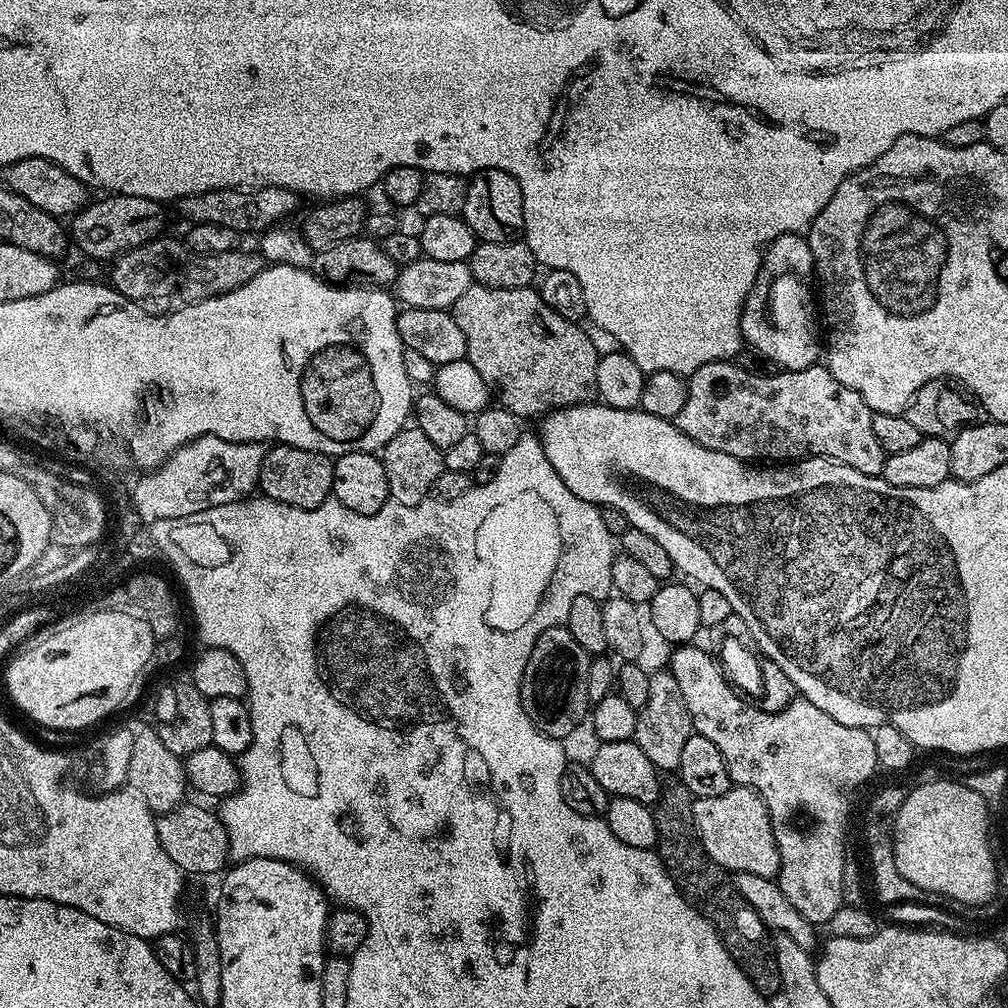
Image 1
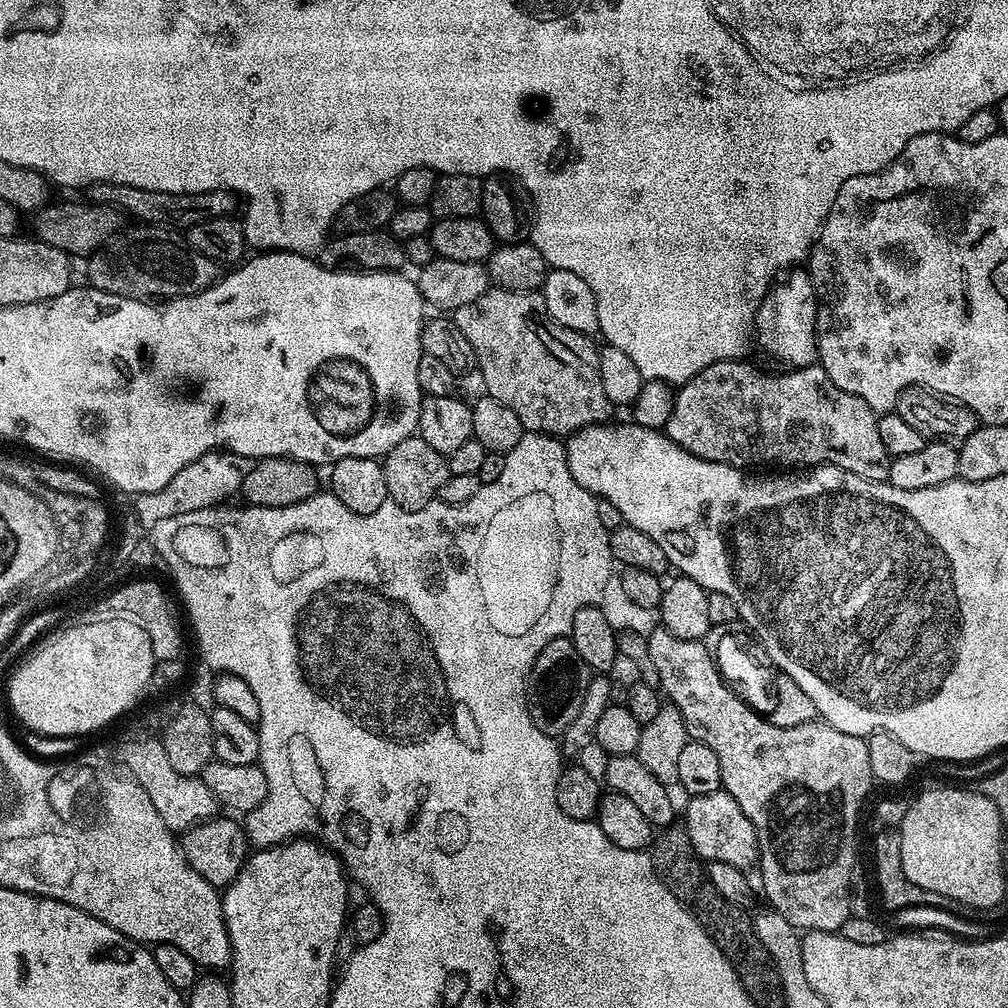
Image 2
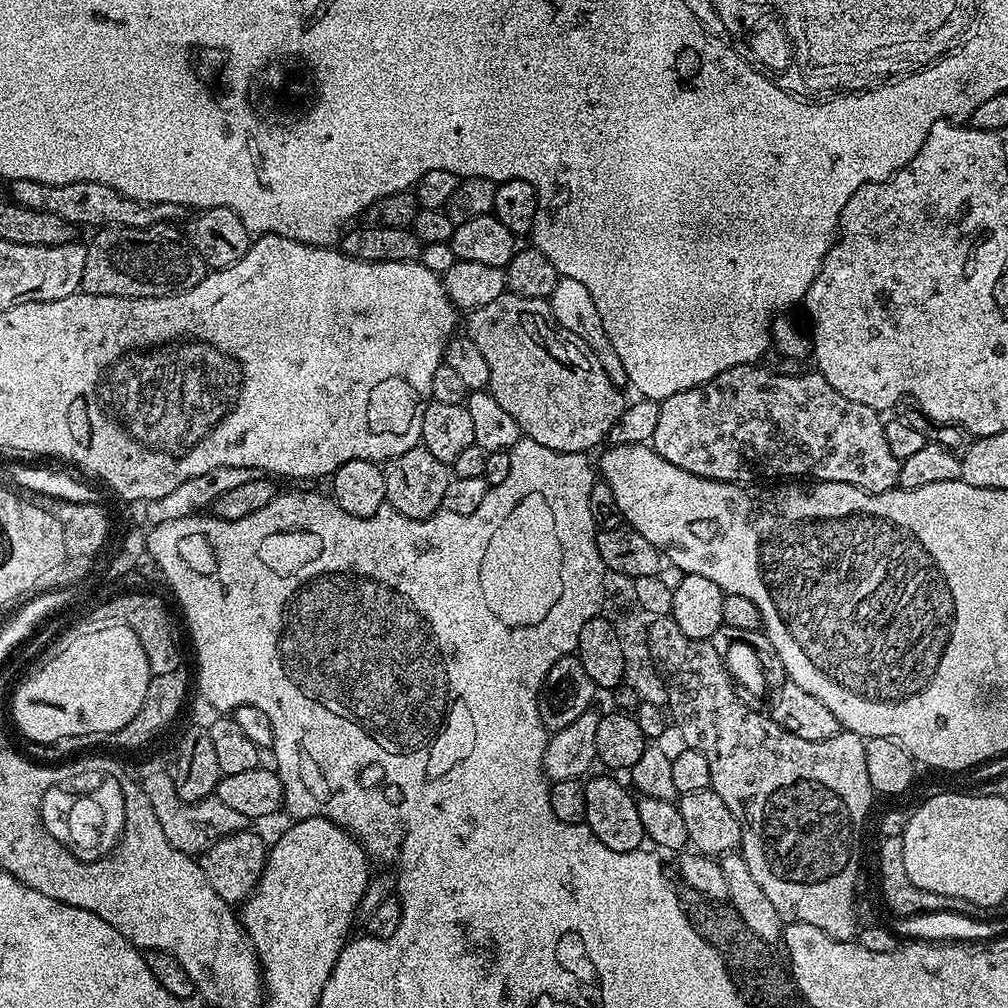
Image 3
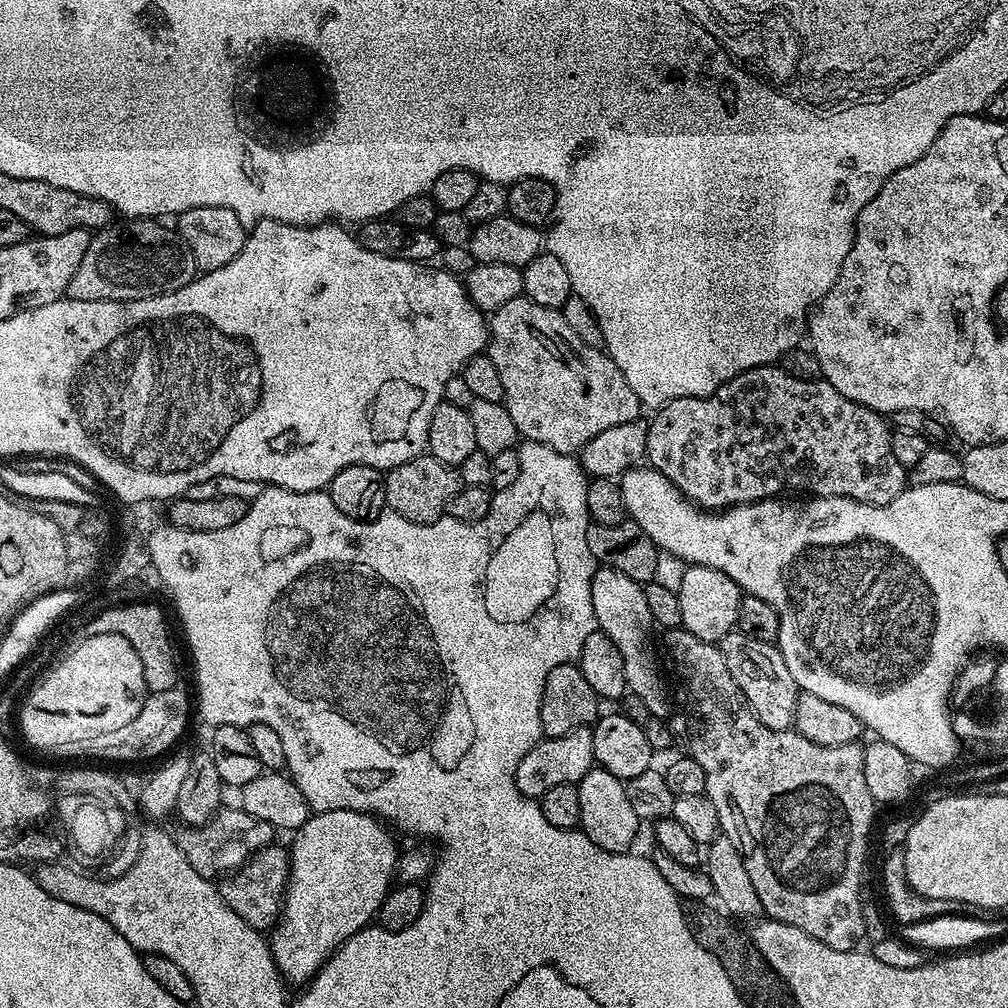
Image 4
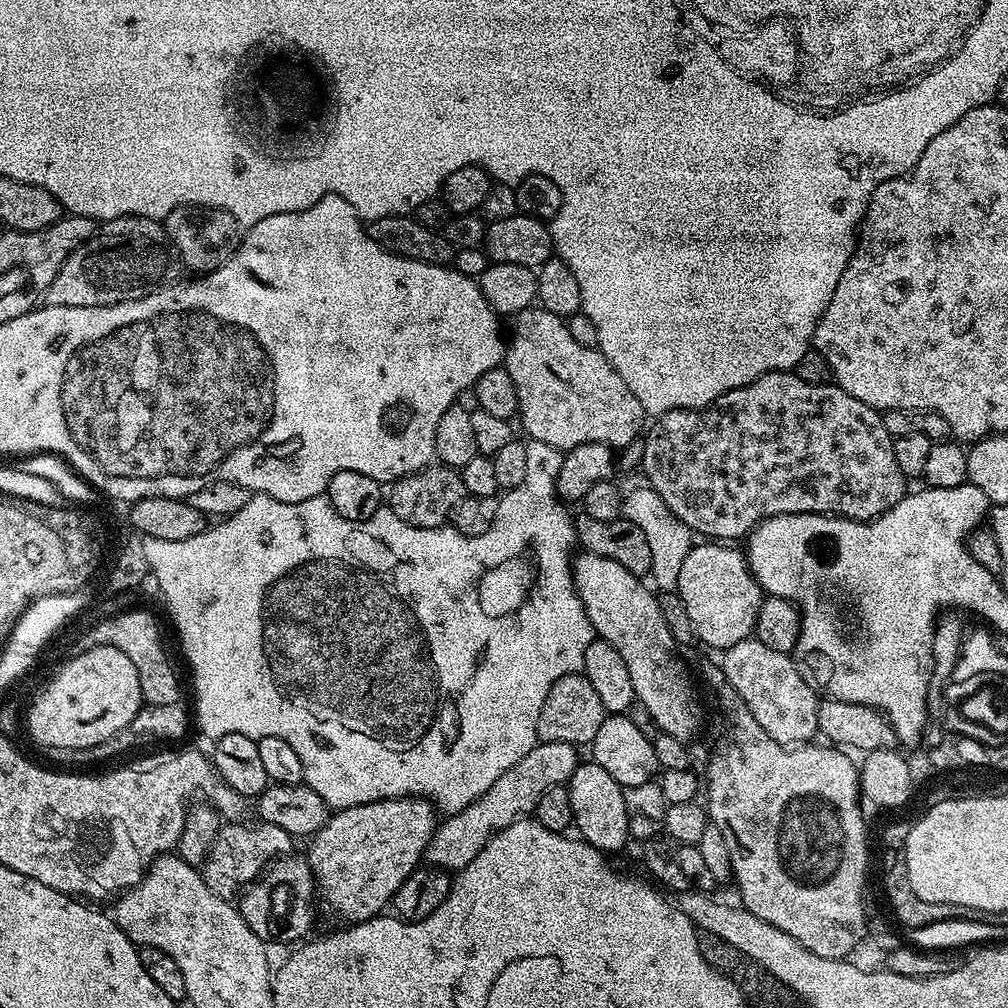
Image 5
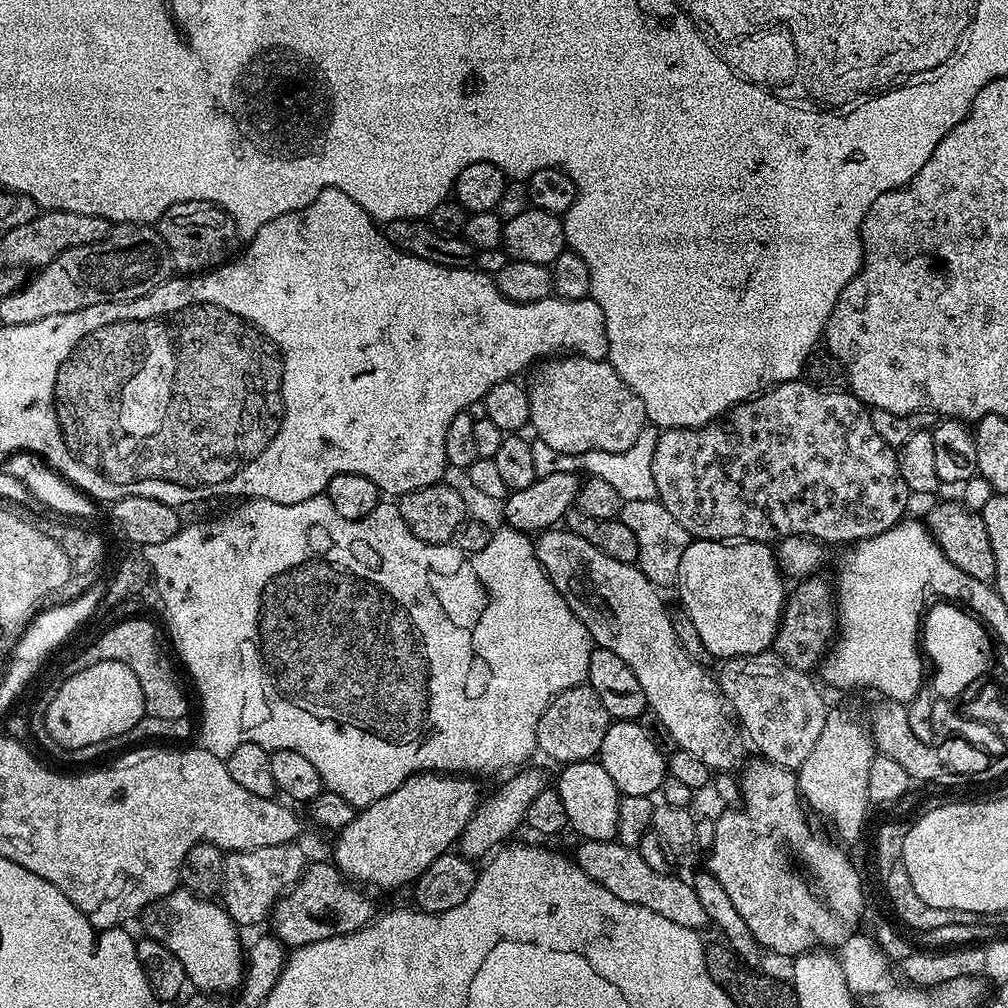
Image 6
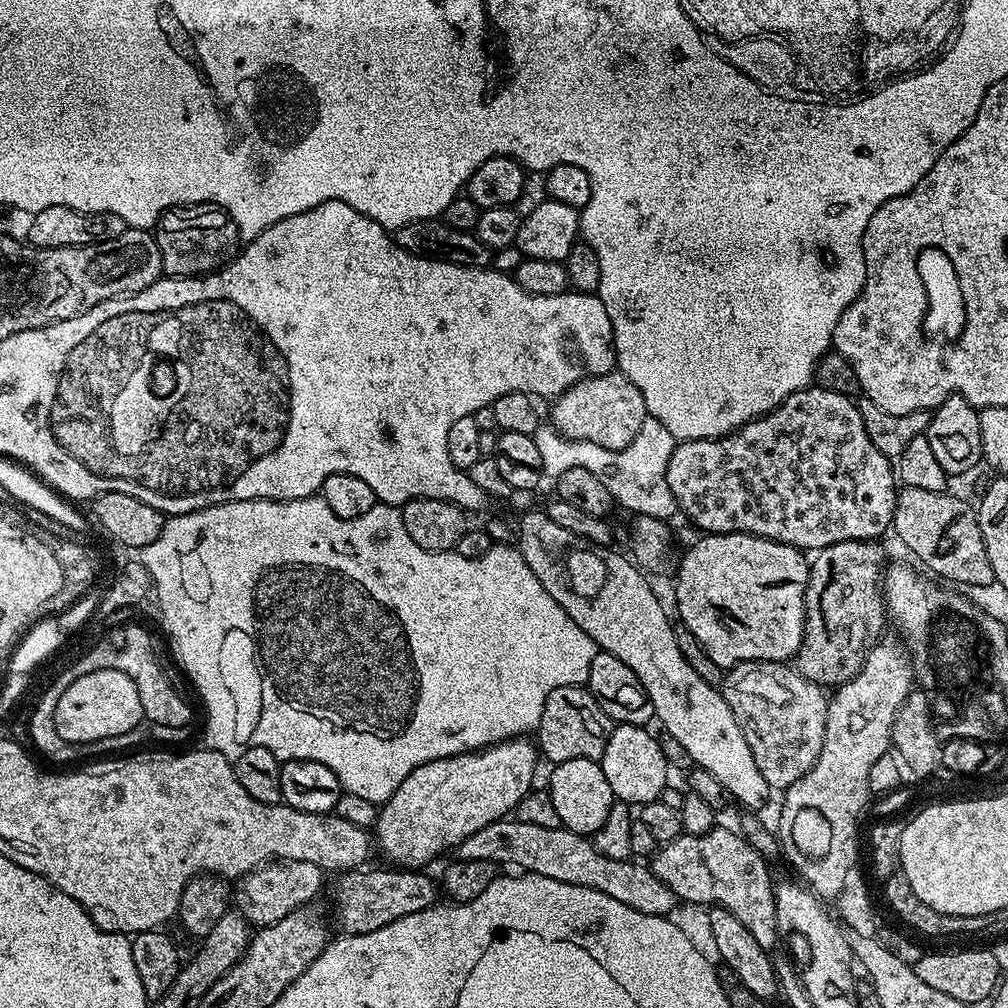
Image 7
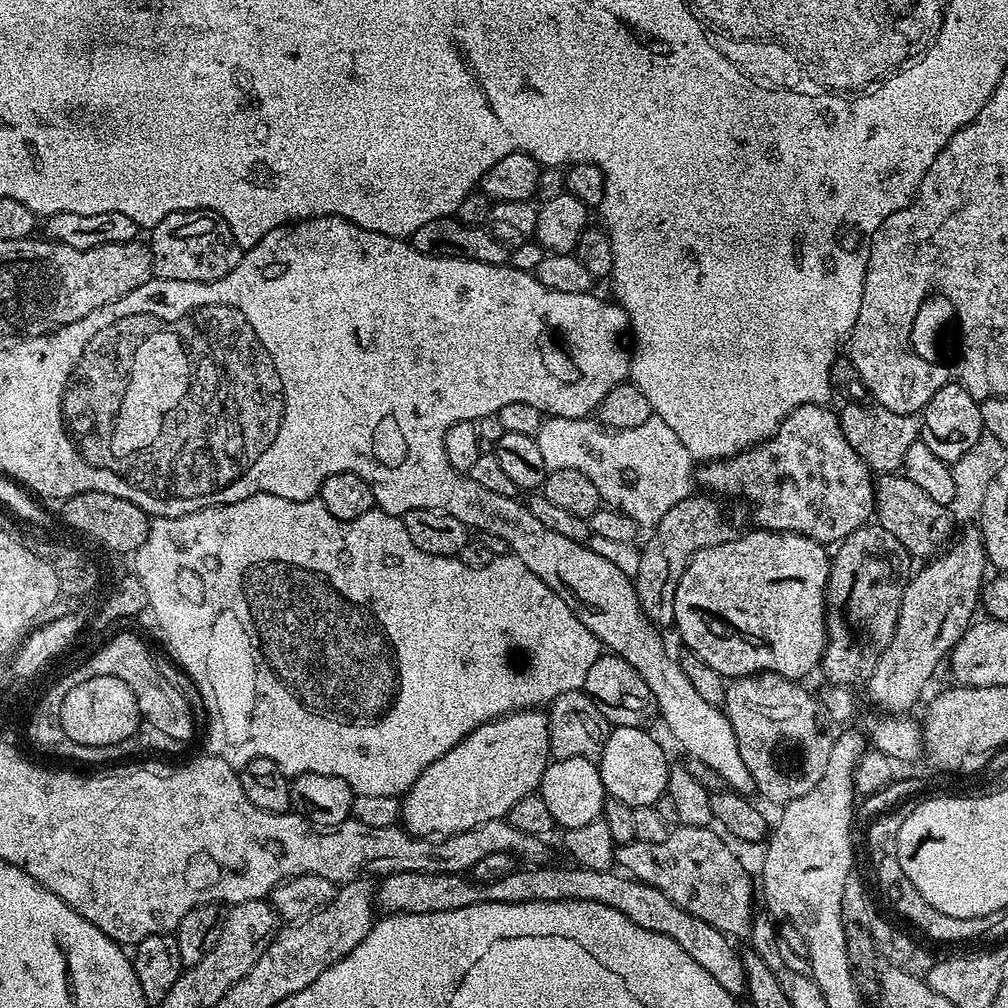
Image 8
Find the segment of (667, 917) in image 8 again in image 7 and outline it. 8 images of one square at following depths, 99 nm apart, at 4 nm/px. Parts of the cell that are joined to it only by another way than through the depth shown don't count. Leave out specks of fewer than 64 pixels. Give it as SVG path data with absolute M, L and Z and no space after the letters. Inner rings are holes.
M395 866L383 867L341 872L333 879L336 880L333 884L331 881L330 892L332 888L332 904L336 907L336 924L343 935L357 936L358 934L370 934L370 930L382 930L382 926L390 926L390 922L398 922L398 918L406 918L406 914L418 914L418 910L426 910L437 903L438 884L437 881L435 884L427 876L427 871Z

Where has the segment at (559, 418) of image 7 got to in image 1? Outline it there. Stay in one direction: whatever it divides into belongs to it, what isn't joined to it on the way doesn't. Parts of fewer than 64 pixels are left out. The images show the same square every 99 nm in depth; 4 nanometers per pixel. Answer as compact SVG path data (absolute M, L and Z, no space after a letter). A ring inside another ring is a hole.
M472 283L454 302L450 310L454 322L462 334L466 334L467 360L482 374L484 383L498 399L499 407L509 408L521 418L543 417L557 408L569 408L571 404L586 404L596 396L596 375L600 356L594 350L587 331L579 328L572 320L567 320L563 311L546 306L535 287L502 290L487 288L485 284Z

